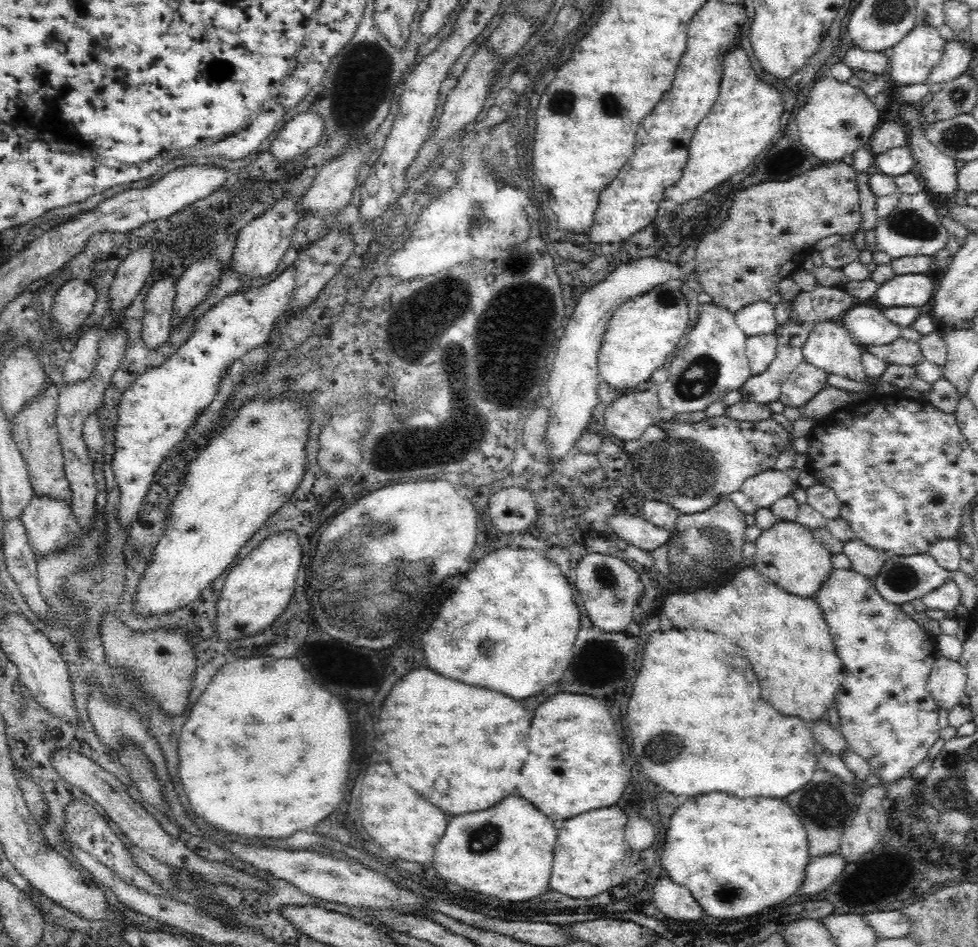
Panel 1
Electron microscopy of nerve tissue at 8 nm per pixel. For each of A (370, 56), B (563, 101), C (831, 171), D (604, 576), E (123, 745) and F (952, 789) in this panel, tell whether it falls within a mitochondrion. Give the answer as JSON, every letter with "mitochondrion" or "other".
{"A":"mitochondrion","B":"mitochondrion","C":"other","D":"mitochondrion","E":"other","F":"mitochondrion"}

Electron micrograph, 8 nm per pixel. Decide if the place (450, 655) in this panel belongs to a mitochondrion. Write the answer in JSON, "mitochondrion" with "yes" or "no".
{"mitochondrion":"no"}

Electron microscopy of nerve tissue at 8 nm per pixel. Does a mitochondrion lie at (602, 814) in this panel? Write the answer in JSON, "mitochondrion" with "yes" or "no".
{"mitochondrion":"no"}

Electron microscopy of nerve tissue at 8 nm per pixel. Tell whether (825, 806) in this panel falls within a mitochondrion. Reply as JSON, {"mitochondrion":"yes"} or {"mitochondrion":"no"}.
{"mitochondrion":"yes"}

